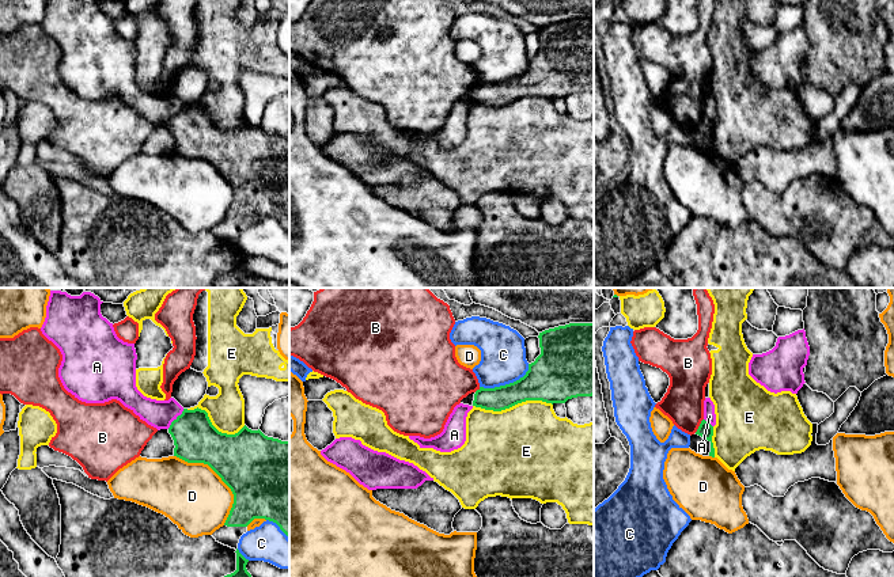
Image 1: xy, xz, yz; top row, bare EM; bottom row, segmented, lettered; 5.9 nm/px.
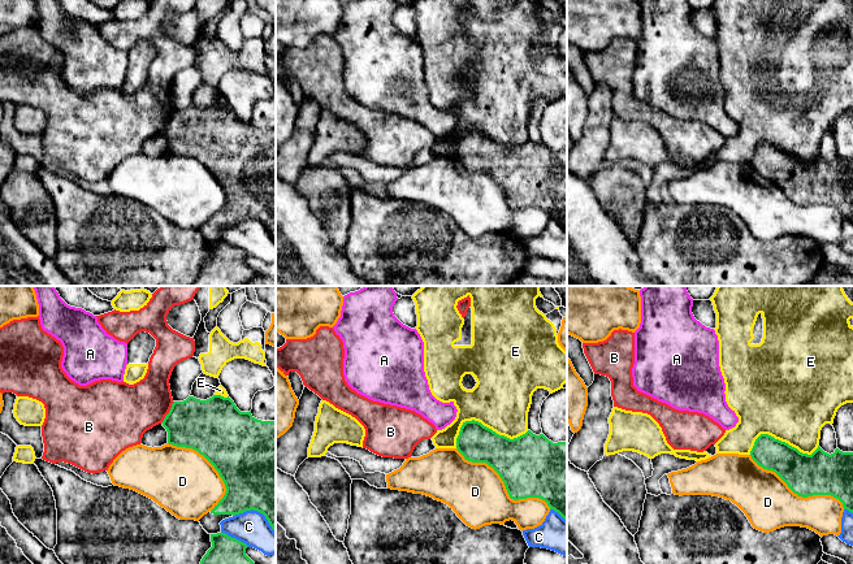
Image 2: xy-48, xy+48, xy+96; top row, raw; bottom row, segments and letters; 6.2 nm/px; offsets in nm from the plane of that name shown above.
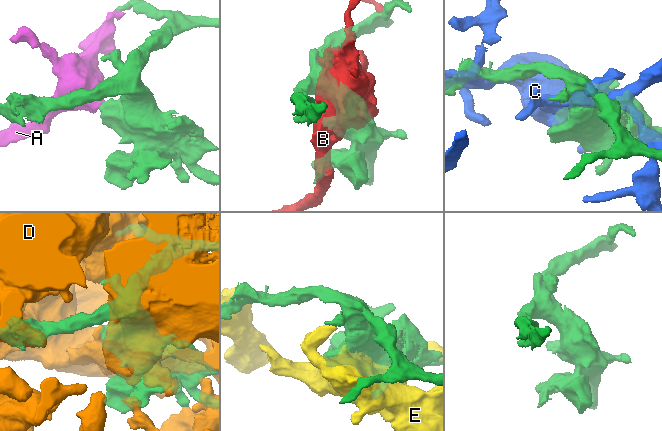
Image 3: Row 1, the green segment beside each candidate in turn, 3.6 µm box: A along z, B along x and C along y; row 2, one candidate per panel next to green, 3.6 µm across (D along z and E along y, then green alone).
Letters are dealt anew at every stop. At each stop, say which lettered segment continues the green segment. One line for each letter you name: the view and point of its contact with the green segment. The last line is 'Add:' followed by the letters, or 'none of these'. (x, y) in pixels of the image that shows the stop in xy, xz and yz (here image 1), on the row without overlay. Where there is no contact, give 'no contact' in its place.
Add: none of these

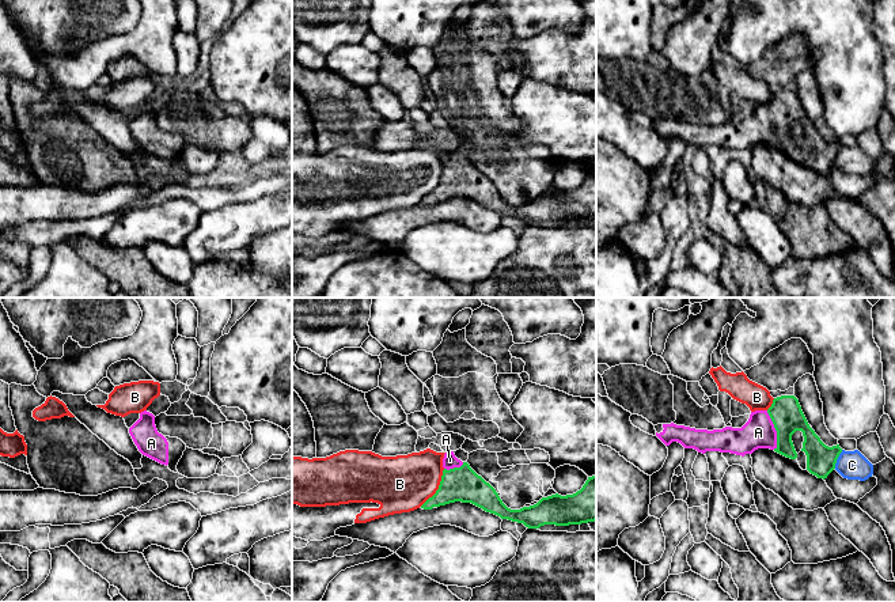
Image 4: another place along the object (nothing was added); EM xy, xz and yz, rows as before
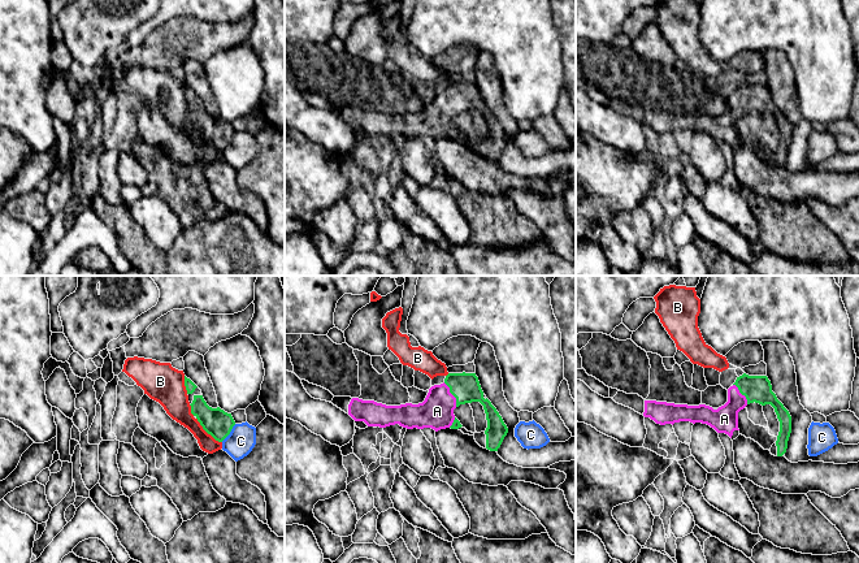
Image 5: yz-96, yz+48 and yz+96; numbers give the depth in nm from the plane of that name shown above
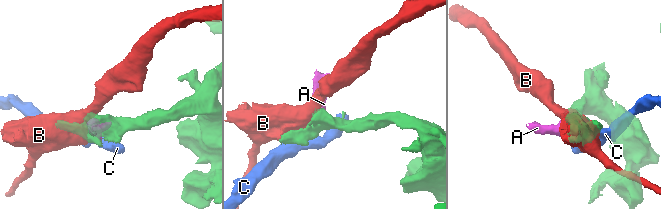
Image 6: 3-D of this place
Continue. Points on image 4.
A: contact yz (776, 125)
Add: A

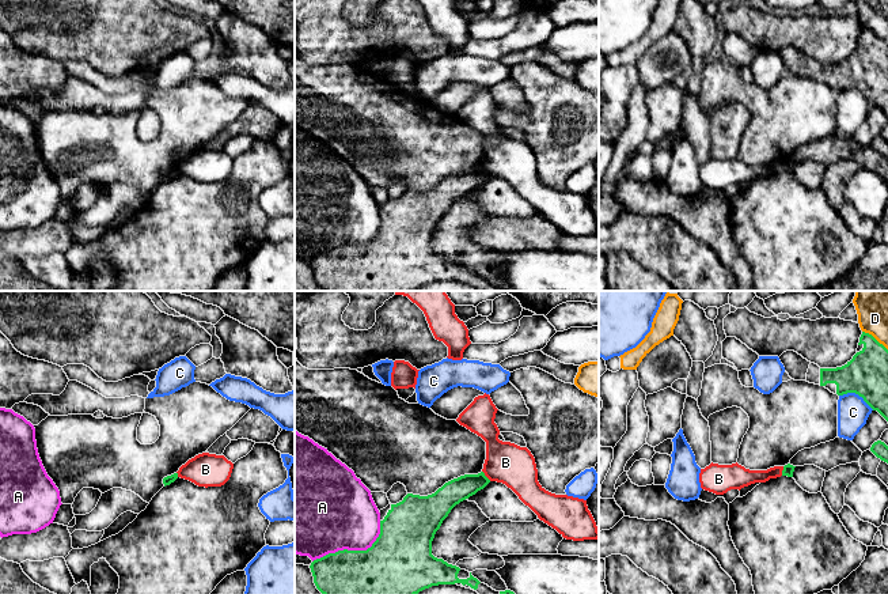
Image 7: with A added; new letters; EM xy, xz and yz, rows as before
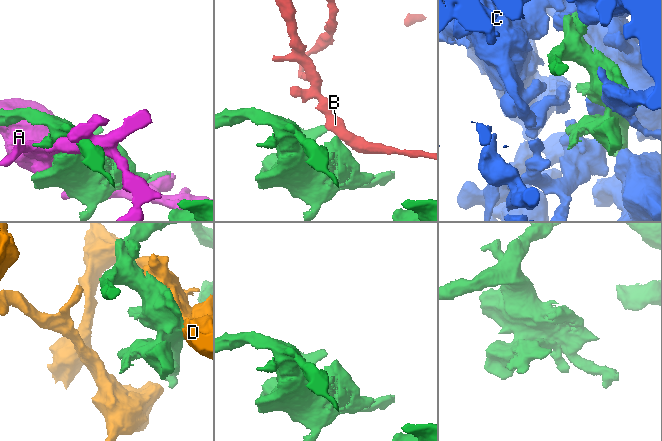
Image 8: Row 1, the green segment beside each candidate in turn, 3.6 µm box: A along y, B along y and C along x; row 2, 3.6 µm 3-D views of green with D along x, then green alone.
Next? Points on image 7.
Add: none of these

